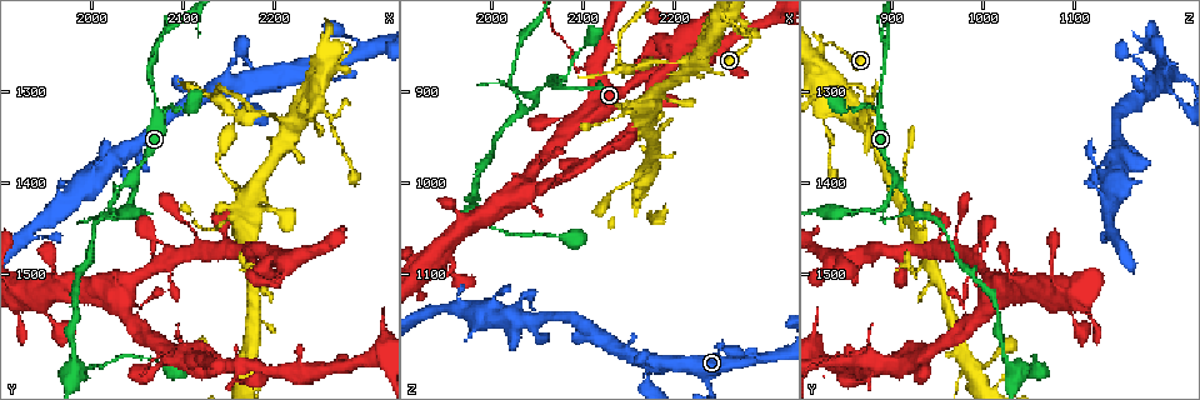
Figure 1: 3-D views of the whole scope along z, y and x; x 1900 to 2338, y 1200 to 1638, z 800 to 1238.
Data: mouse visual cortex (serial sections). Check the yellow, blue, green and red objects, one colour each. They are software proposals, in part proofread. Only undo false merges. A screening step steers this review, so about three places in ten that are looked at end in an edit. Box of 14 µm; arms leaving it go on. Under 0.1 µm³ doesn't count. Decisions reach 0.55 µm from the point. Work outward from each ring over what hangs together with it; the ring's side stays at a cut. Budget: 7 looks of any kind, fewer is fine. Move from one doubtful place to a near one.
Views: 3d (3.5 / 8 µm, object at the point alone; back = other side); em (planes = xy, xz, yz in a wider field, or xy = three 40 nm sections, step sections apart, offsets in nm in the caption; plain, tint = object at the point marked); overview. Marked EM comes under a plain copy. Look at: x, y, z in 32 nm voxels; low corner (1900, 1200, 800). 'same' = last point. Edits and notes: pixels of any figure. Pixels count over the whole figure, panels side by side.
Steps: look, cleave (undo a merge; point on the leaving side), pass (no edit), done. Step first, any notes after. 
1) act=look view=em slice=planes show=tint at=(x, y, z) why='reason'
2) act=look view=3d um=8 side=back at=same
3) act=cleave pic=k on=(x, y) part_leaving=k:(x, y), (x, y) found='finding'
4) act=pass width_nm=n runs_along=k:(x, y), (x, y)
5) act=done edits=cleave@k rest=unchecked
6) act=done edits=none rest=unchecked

act=look view=3d um=8 at=(2295, 1255, 1190) why='branch point'

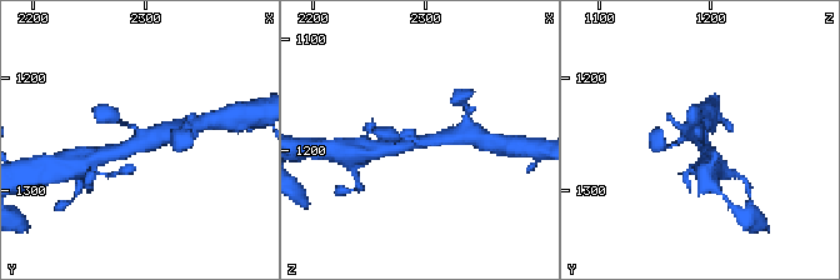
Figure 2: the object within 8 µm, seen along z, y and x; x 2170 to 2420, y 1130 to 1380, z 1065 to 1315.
act=look view=em slice=xy step=2 show=tint at=(2294, 1258, 1190) arms=3 arm_widths_nm=100,400,400 why='now the EM'

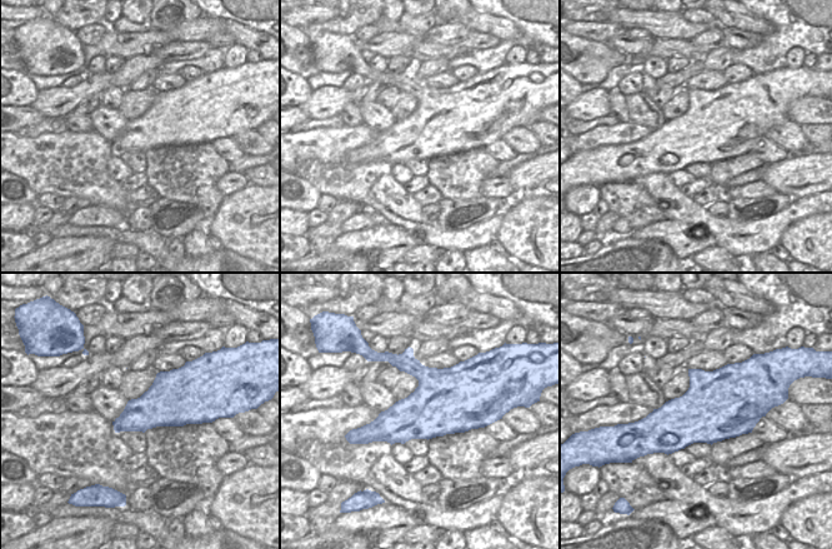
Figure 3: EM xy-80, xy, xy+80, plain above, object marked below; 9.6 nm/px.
act=pass runs_along=2:(110, 153), (175, 133) found='all the same cell'

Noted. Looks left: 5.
act=look view=3d um=3.5 at=(2280, 1250, 840)

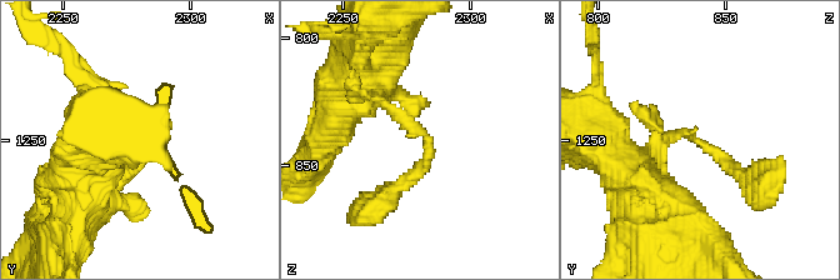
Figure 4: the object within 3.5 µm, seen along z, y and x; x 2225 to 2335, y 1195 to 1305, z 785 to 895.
act=look view=em slice=xy step=1 show=tint at=(2281, 1250, 838) arm_widths_nm=200,200 why='need the tissue'

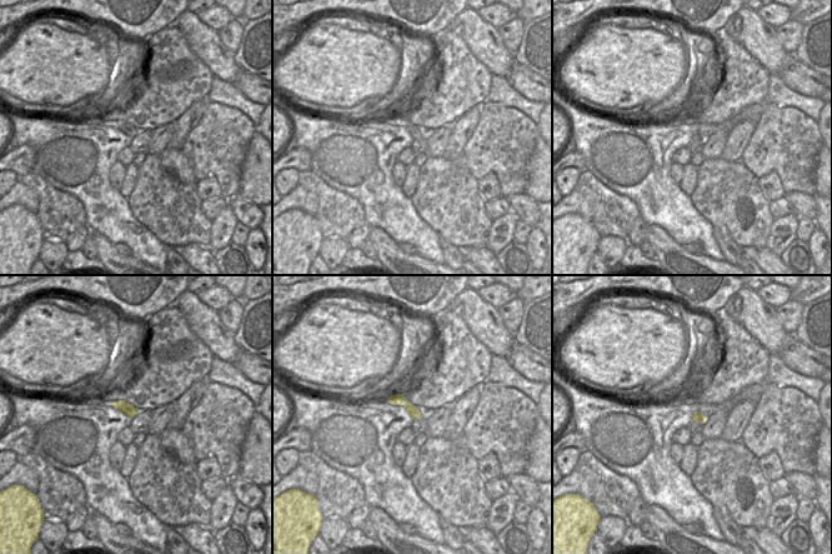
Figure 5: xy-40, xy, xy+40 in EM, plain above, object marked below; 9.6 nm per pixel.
act=look view=em slice=xy step=2 show=tint at=same why='another direction'

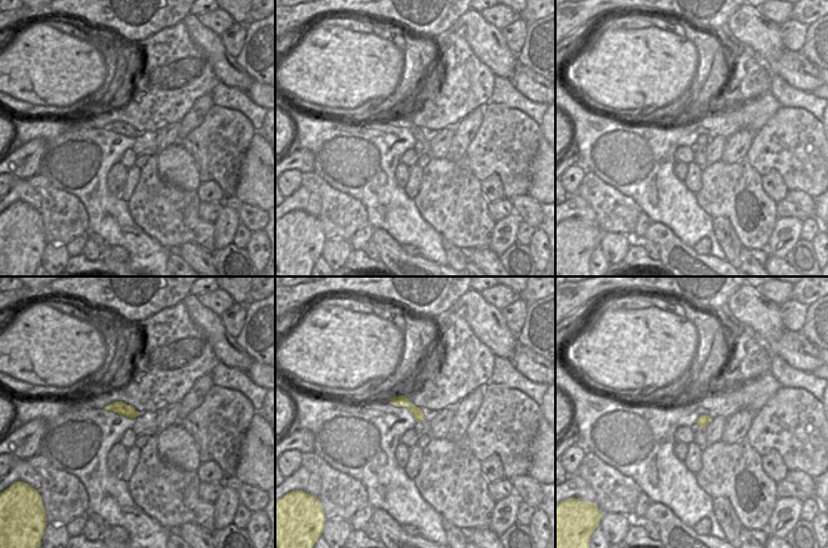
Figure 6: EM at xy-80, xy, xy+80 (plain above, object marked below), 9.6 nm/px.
act=pass width_nm=120 runs_along=4:(753, 179), (685, 133), (646, 168) found='one cell here'

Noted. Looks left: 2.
act=done edits=none rest=unchecked

